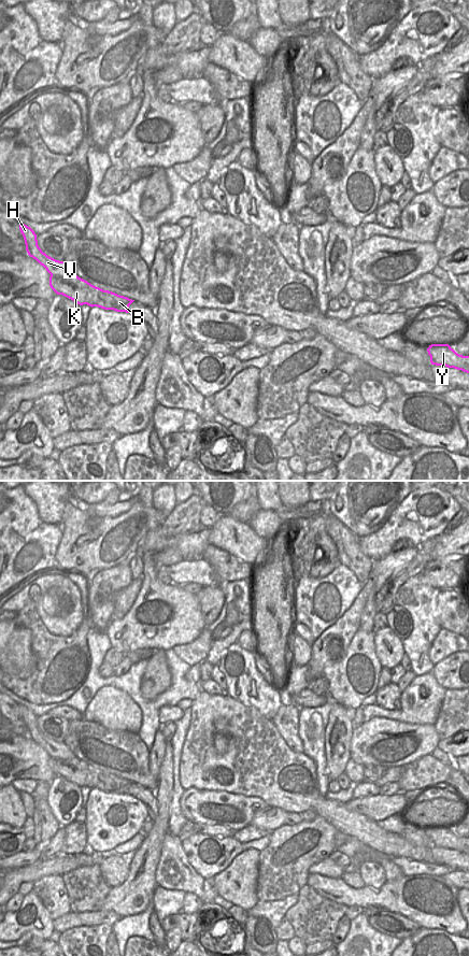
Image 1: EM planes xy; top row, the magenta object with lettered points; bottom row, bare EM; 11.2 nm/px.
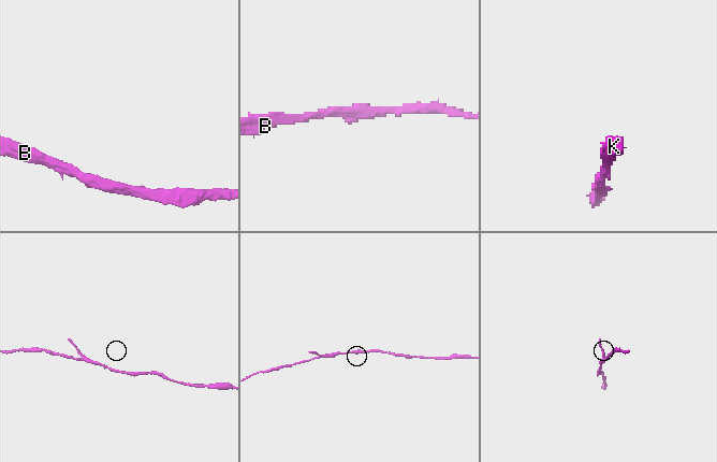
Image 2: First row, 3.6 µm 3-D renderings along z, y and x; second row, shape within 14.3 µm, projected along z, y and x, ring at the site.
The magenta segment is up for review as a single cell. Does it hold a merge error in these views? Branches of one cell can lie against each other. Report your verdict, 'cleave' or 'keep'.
cleave

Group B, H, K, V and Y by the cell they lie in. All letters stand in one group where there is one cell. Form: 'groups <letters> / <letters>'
groups B K Y / H V

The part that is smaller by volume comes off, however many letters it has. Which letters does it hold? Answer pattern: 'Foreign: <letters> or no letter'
Foreign: H, V

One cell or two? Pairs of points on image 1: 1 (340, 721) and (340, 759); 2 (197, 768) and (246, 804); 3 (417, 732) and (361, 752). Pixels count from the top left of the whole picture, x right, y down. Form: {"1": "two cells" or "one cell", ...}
{"1": "one cell", "2": "two cells", "3": "one cell"}

